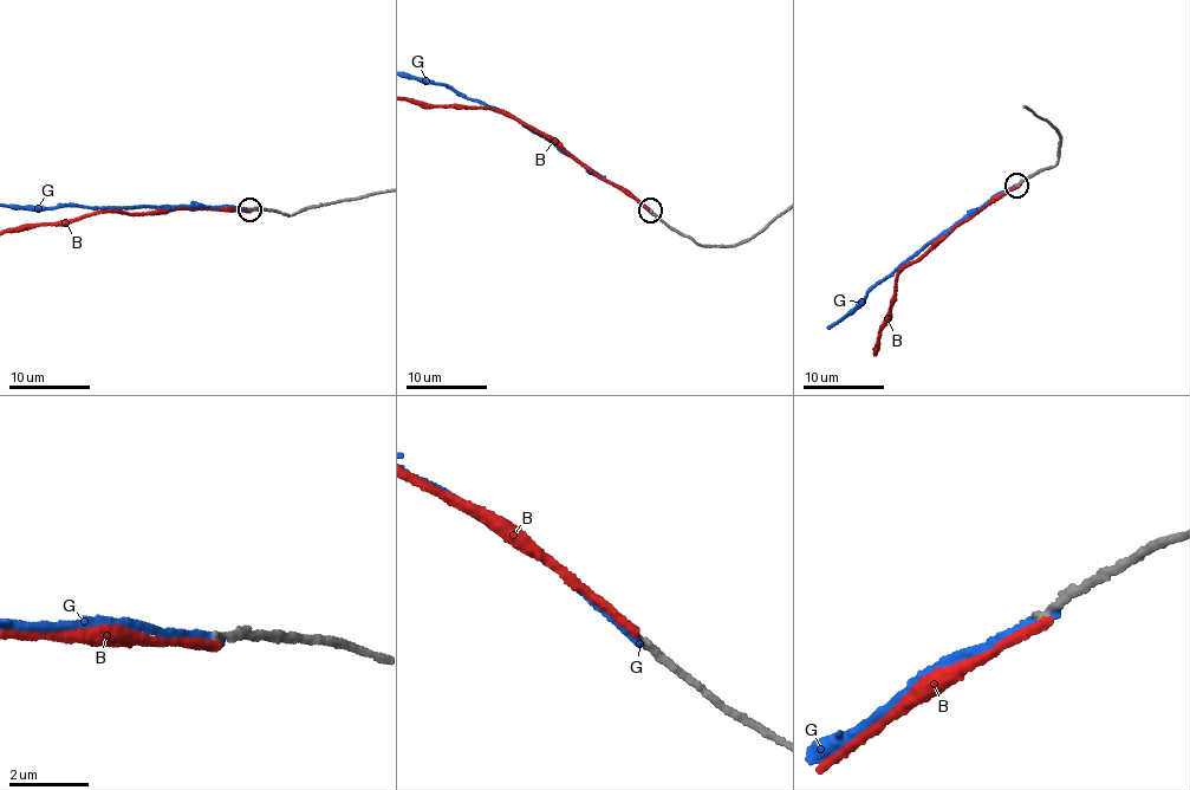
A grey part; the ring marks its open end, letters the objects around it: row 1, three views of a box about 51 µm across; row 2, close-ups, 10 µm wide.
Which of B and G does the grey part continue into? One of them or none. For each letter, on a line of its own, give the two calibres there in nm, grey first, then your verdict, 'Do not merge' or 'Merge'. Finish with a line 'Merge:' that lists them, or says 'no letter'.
B: Thickness 160 nm (grey) against 240 nm. Do not merge
G: Thickness 190 nm (grey) against 240 nm. Do not merge
Merge: no letter

